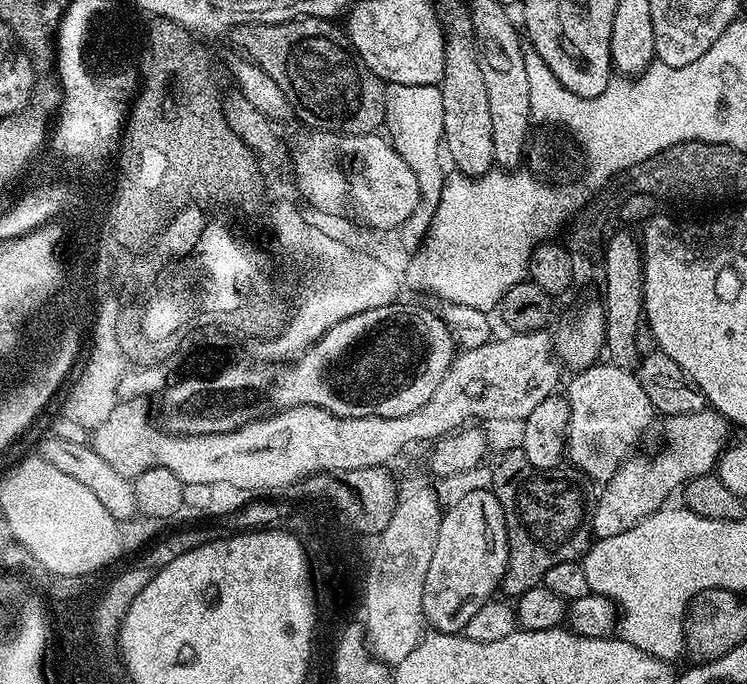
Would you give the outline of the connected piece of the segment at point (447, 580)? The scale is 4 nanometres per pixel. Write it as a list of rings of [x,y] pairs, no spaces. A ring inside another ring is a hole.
[[[487,487],[476,488],[465,494],[461,500],[447,505],[440,517],[438,538],[434,542],[434,554],[430,558],[430,570],[426,570],[426,582],[422,590],[424,619],[432,624],[437,633],[463,633],[466,622],[474,618],[475,612],[482,610],[486,601],[493,599],[492,592],[501,587],[504,573],[508,570],[508,527],[504,525],[504,511],[496,495]]]

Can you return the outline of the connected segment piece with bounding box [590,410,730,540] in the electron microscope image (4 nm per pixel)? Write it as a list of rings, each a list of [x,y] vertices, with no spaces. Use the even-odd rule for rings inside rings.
[[[715,410],[669,416],[663,423],[664,452],[658,453],[653,460],[648,460],[645,464],[635,464],[632,458],[625,459],[620,467],[607,477],[605,484],[608,485],[601,490],[600,497],[594,500],[594,507],[590,512],[592,534],[596,540],[614,538],[614,534],[622,534],[630,530],[630,526],[638,526],[642,518],[659,512],[665,507],[667,500],[664,499],[676,487],[677,491],[694,477],[709,475],[730,443],[730,421]]]

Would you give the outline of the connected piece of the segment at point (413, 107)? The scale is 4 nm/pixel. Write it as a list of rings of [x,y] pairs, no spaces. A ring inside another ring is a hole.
[[[435,84],[430,86],[402,86],[398,85],[392,88],[388,94],[388,112],[384,116],[383,127],[388,128],[386,131],[387,139],[390,141],[392,148],[402,158],[402,162],[406,162],[406,166],[410,166],[410,170],[416,172],[418,178],[418,186],[420,187],[420,205],[414,210],[414,214],[410,214],[410,218],[406,218],[406,222],[402,222],[399,226],[400,237],[409,244],[421,245],[424,242],[424,235],[428,232],[430,222],[436,213],[436,207],[440,201],[442,194],[442,186],[446,179],[446,172],[440,169],[440,164],[436,159],[442,156],[442,141],[444,139],[444,127],[442,126],[442,94],[439,87]]]

